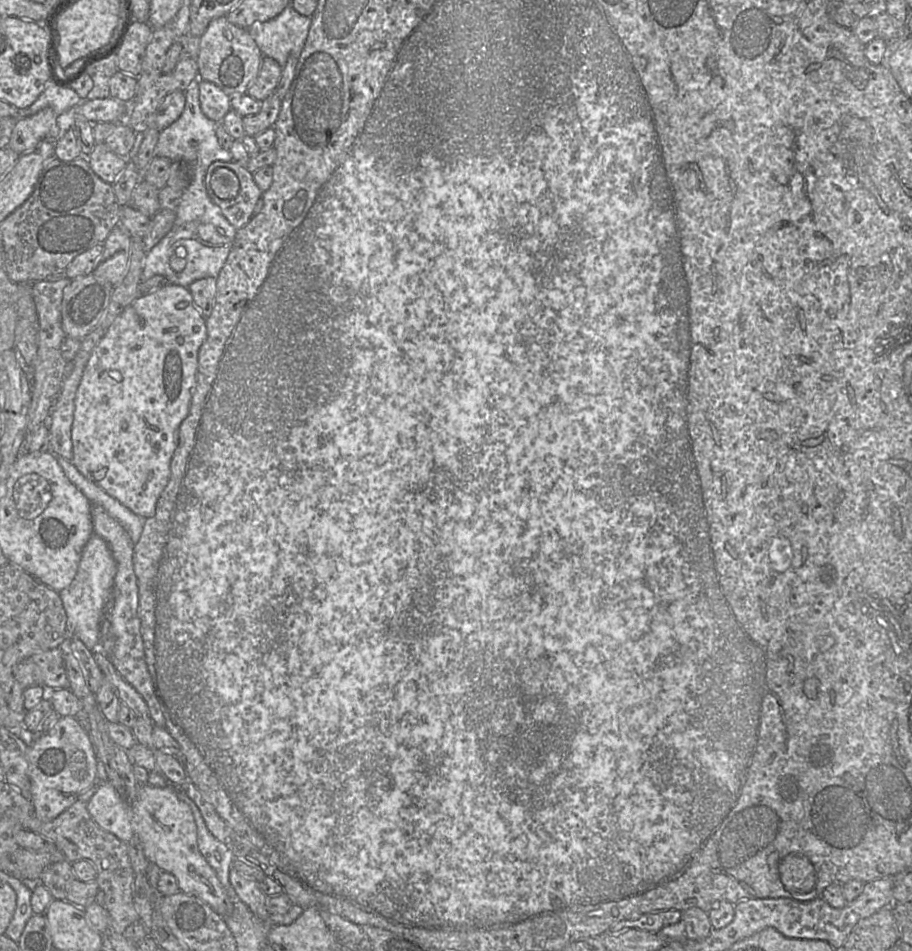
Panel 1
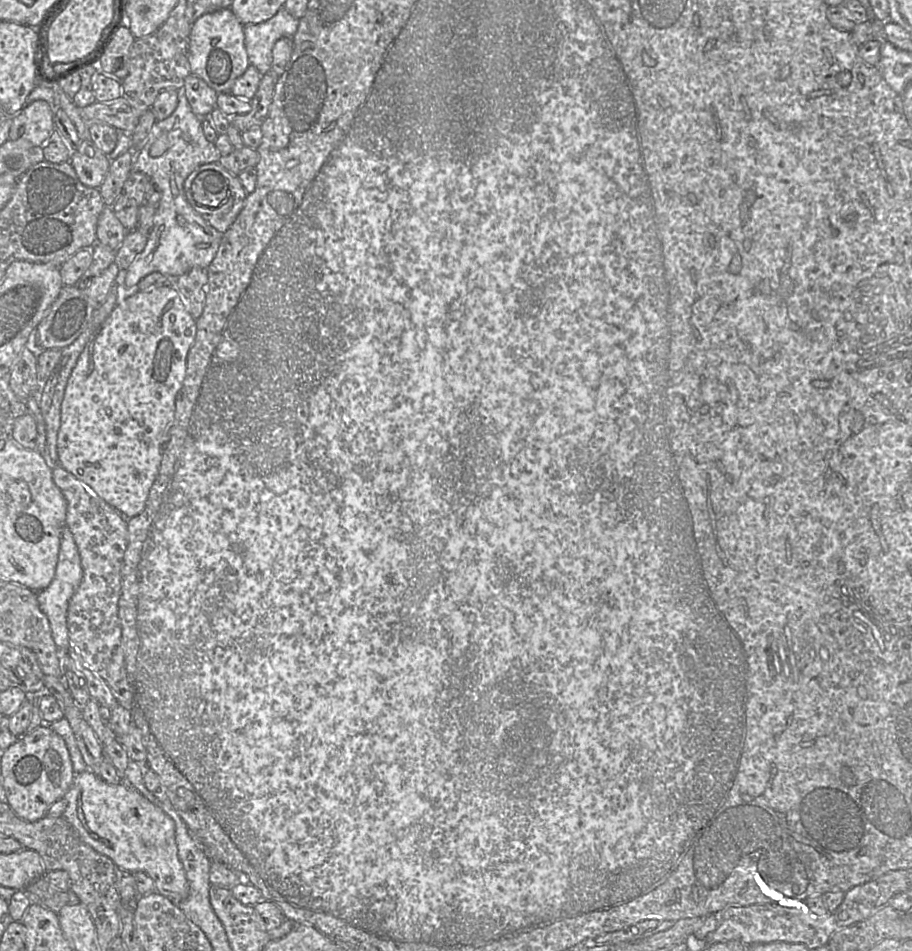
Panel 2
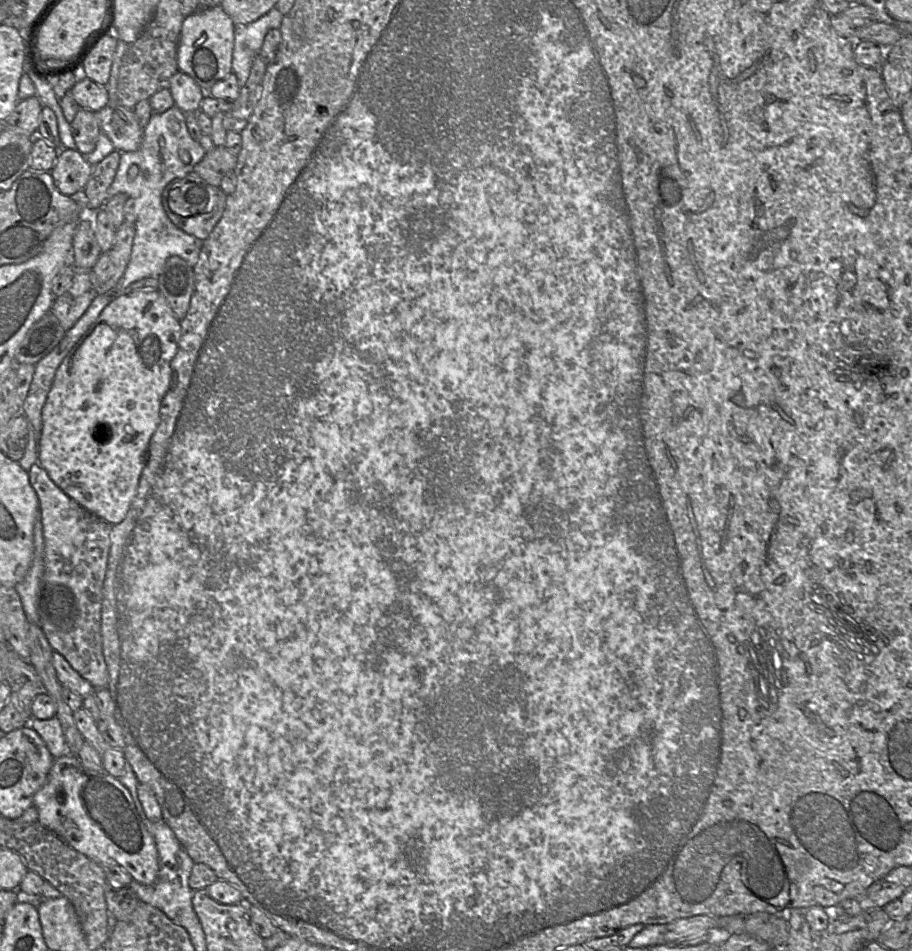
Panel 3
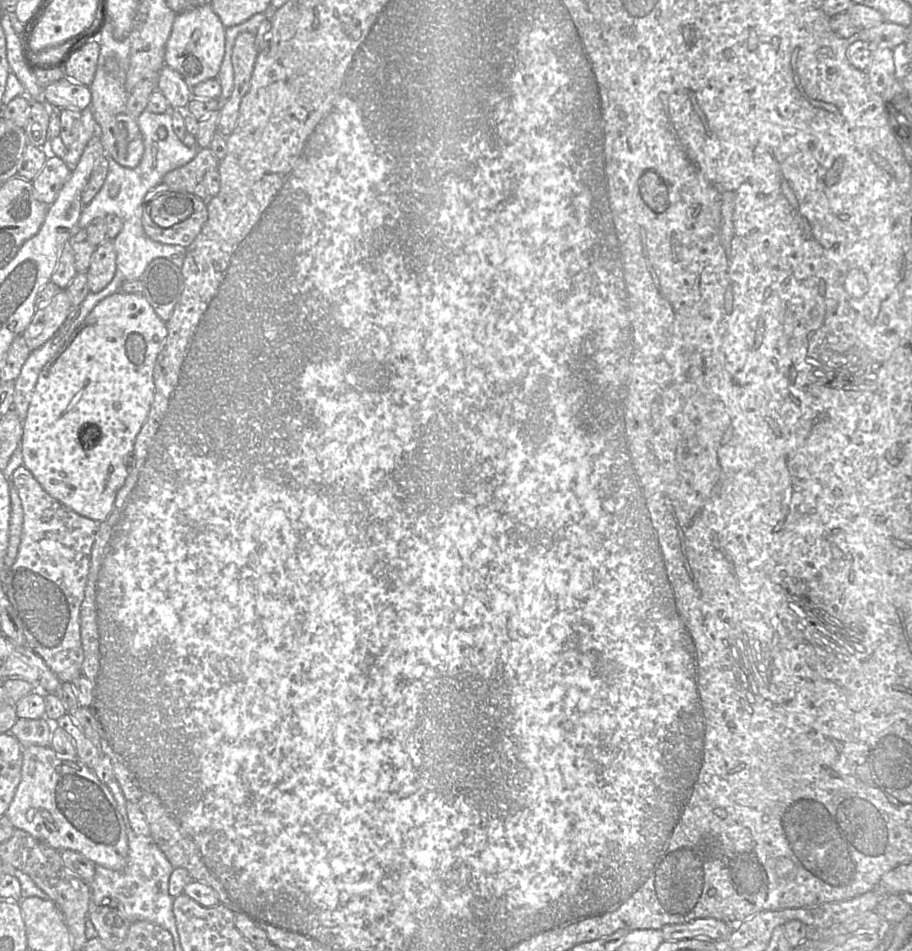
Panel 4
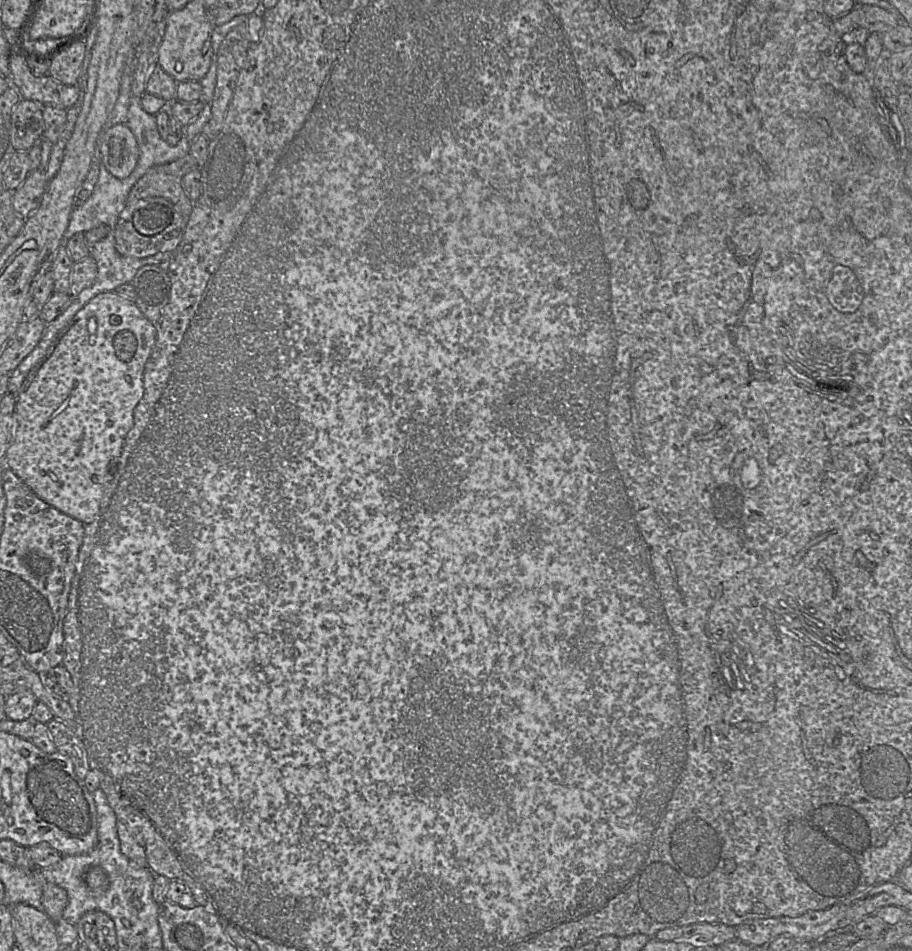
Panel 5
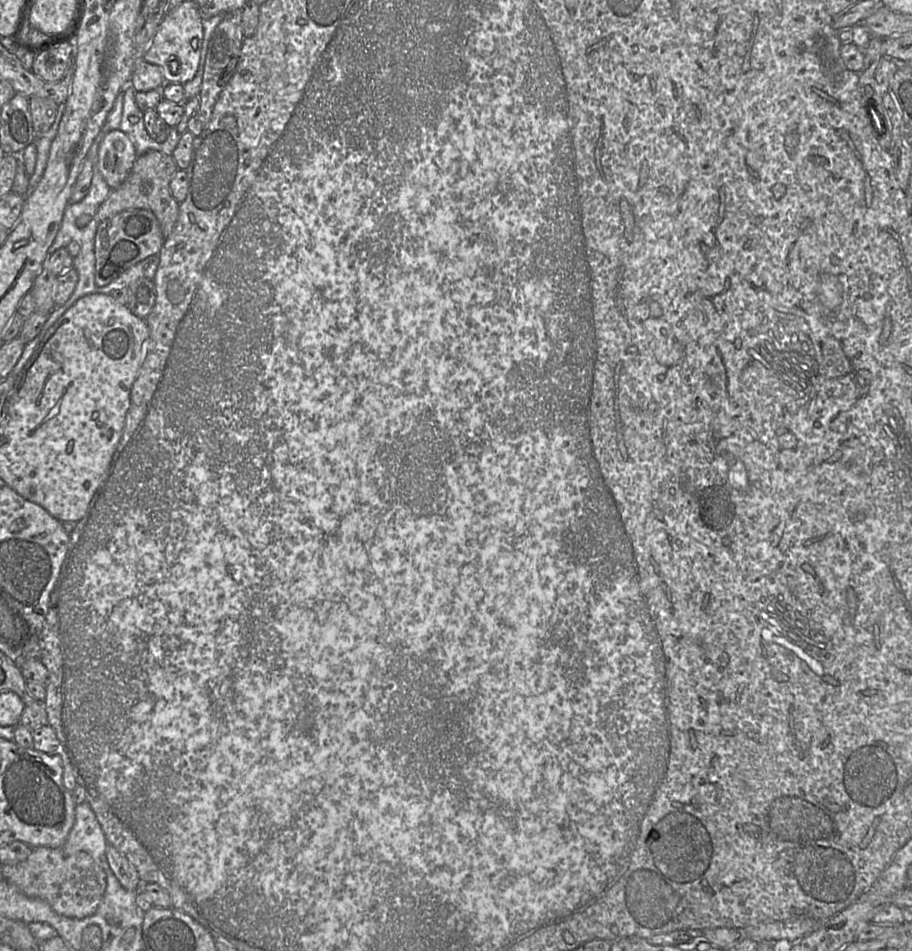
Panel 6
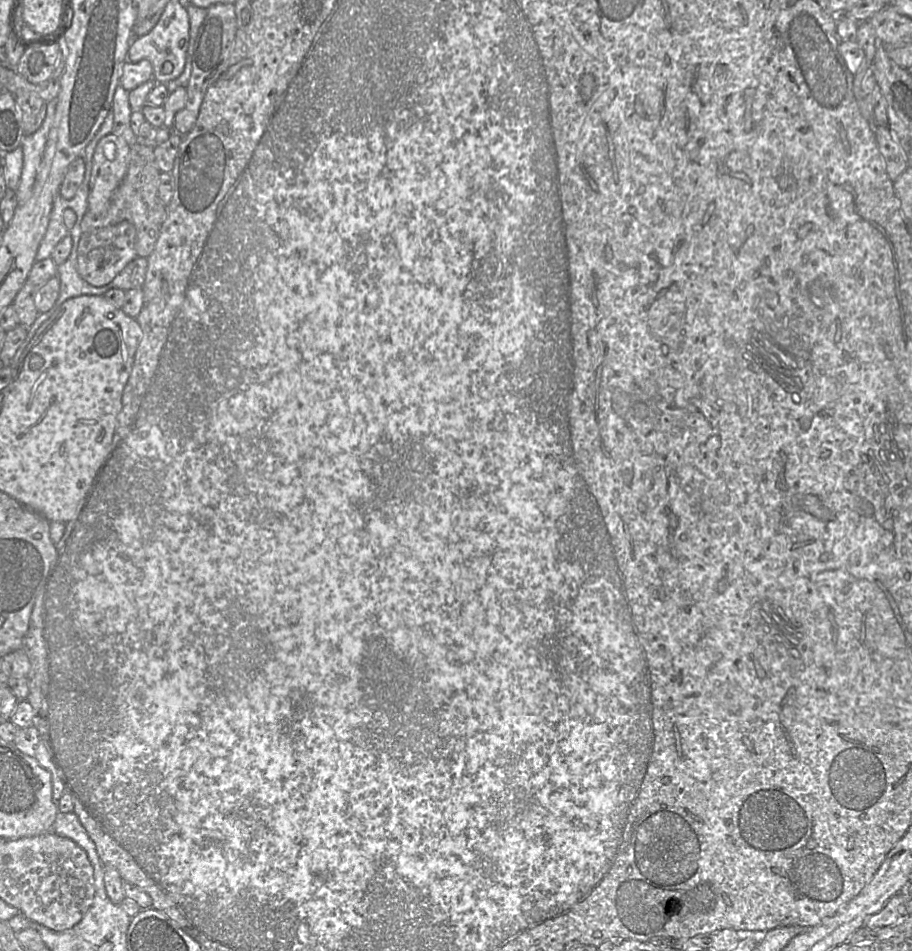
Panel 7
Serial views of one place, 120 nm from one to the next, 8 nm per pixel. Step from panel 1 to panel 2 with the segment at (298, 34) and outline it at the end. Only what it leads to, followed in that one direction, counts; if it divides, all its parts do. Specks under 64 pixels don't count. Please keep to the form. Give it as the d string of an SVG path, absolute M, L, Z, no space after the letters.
M283 7L265 22L244 25L245 48L250 65L262 75L269 72L274 44L280 38L292 39L298 25L299 19L291 16Z

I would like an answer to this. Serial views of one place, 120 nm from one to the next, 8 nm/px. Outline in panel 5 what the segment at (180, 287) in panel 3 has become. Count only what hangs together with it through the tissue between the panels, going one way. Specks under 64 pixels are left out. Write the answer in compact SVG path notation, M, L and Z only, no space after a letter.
M146 265L138 270L131 284L135 288L134 302L149 321L156 323L170 296L168 271L158 265Z

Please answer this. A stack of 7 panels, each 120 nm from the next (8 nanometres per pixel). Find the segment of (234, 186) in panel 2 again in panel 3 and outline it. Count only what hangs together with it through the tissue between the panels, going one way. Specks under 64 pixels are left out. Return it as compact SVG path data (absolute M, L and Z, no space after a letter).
M194 172L170 182L162 193L162 206L172 223L187 234L205 240L221 219L227 194L219 186L204 181Z

